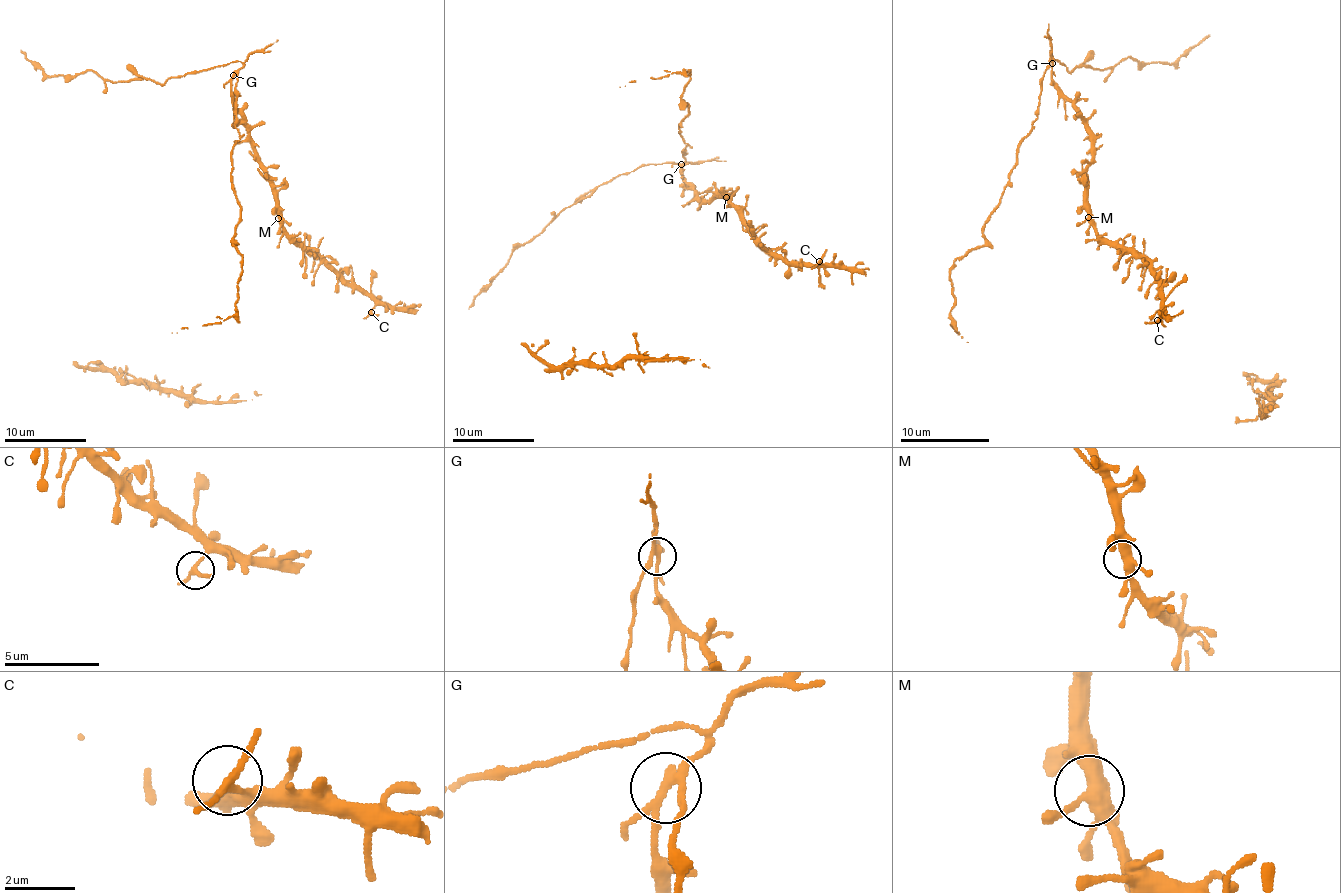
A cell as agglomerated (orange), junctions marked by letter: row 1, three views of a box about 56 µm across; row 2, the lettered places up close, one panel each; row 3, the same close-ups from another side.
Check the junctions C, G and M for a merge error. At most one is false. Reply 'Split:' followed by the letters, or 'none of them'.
Split: G

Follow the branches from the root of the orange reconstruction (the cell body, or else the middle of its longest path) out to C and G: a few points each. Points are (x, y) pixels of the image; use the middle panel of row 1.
C: (730, 201), (740, 214), (743, 224), (767, 249), (792, 263), (821, 265), (823, 263), (819, 261)
G: (730, 201), (720, 195), (703, 201), (683, 179), (681, 164)

